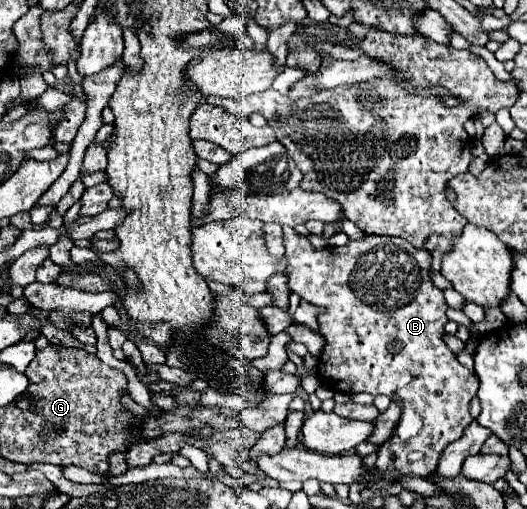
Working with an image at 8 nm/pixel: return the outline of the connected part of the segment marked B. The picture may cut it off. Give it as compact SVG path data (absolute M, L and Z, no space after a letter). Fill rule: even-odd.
M284 228L282 238L286 246L286 268L282 272L288 276L290 292L320 308L318 326L326 340L326 346L318 356L320 384L344 394L384 394L402 408L394 434L378 448L376 468L384 474L384 480L372 484L370 490L376 492L392 484L394 476L428 476L436 470L446 444L458 440L464 428L474 420L470 404L480 386L474 370L464 368L442 340L444 324L448 322L448 304L442 290L438 290L430 280L430 254L414 248L402 238L370 234L366 234L364 240L348 242L348 246L328 246L324 250L316 250L308 238L300 236L294 228Z

